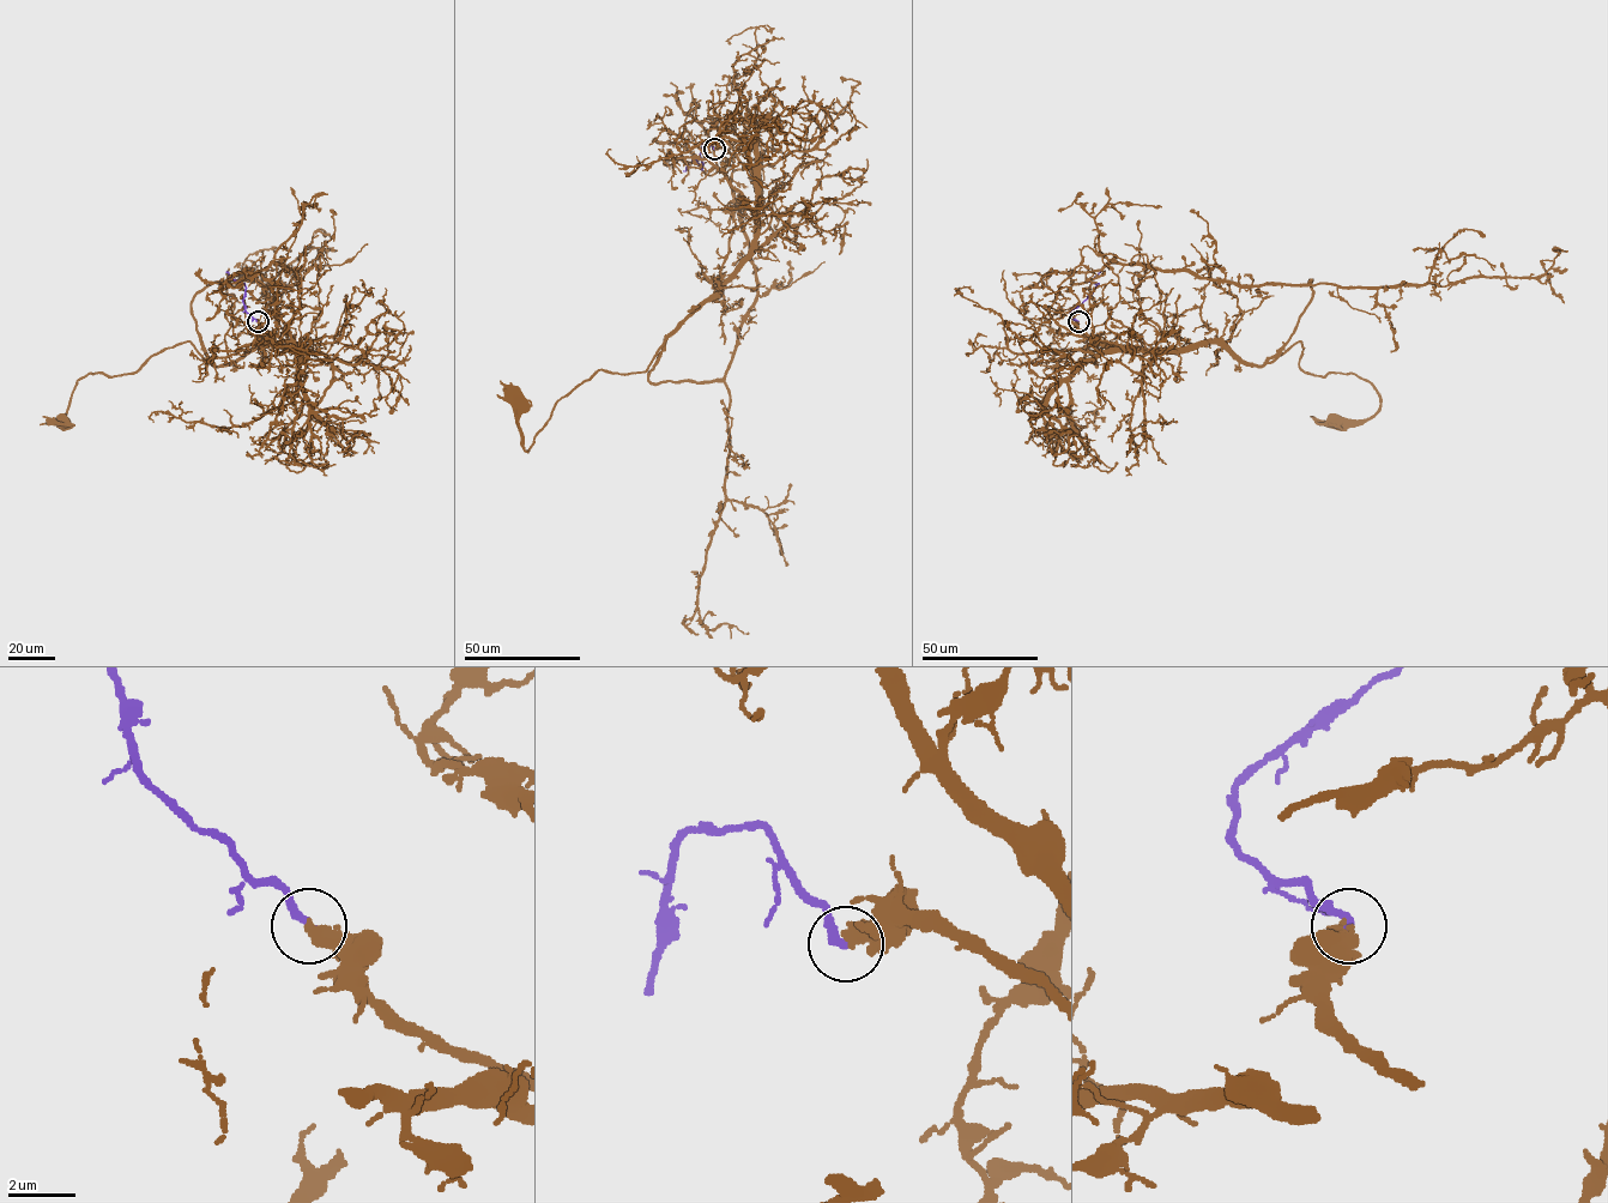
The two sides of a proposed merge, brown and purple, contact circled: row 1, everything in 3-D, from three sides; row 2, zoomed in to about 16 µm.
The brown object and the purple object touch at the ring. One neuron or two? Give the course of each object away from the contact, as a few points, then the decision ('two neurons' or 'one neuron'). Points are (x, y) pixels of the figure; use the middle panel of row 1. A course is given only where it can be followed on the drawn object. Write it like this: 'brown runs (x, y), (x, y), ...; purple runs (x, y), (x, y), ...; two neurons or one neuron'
brown runs (714, 149), (733, 153), (755, 180), (754, 253), (647, 369), (598, 369), (556, 403), (526, 451), (520, 403); purple runs (714, 149), (703, 141), (700, 153), (703, 165), (694, 159), (683, 171); two neurons

